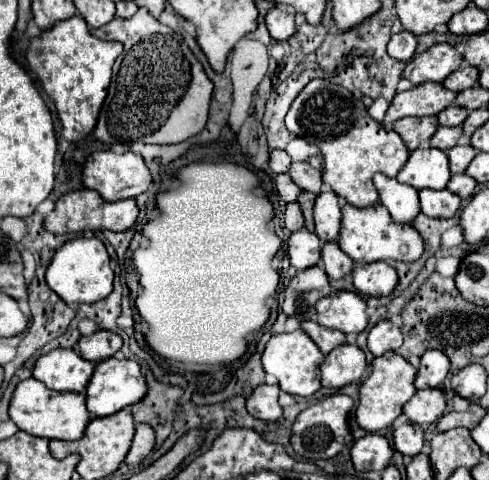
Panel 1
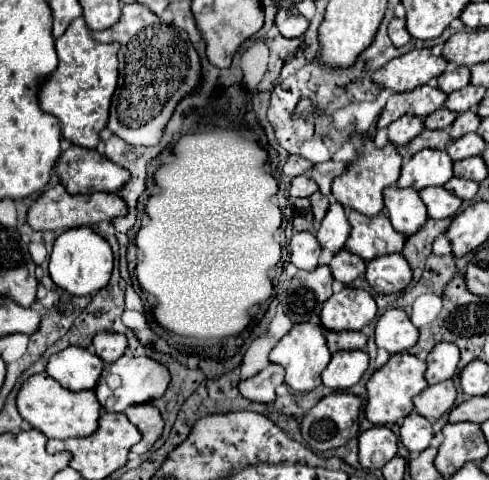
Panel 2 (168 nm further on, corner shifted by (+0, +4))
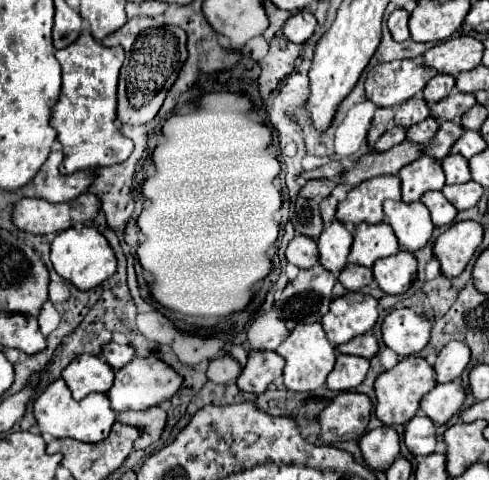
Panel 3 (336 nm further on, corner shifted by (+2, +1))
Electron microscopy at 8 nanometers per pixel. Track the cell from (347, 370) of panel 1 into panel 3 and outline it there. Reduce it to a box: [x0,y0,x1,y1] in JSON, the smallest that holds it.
[326,355,370,393]

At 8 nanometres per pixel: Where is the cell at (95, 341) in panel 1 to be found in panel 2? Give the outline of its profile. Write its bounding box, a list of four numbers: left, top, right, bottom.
[94,334,128,362]

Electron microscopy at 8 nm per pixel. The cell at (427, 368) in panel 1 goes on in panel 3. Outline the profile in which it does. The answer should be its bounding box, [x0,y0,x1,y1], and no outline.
[434,341,470,383]

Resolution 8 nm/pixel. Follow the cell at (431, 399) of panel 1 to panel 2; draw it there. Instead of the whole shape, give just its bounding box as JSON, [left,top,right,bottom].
[414,380,456,422]

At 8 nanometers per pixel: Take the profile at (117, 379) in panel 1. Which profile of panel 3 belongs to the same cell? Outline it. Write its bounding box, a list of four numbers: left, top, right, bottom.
[106,357,182,413]

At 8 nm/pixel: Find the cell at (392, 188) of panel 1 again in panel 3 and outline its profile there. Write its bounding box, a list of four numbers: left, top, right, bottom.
[384,201,432,251]

